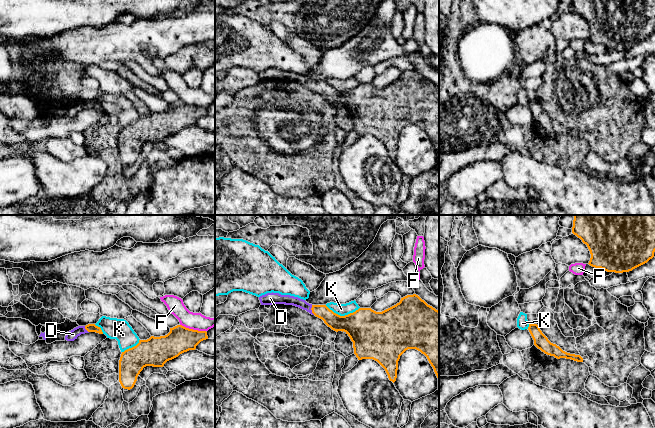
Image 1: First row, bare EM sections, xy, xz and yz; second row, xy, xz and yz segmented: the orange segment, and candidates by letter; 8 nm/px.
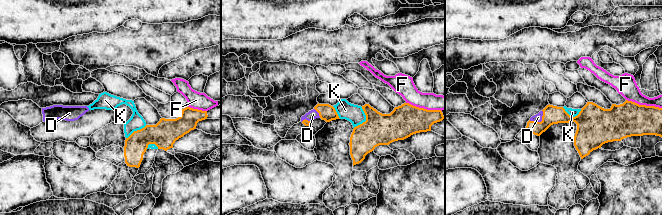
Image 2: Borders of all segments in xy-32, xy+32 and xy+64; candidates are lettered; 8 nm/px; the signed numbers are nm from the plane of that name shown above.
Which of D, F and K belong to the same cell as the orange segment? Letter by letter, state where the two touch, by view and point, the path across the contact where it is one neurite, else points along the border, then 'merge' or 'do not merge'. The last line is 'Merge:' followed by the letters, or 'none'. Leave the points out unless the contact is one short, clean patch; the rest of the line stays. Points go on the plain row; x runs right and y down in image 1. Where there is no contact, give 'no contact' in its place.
D: meets orange in xz at (311, 85); runs through xz (336, 98), (322, 87), (311, 85), (296, 77), (282, 75); merge
F: meets orange in xy at (192, 105); do not merge
K: meets orange in xz at (342, 92); do not merge
Merge: D

